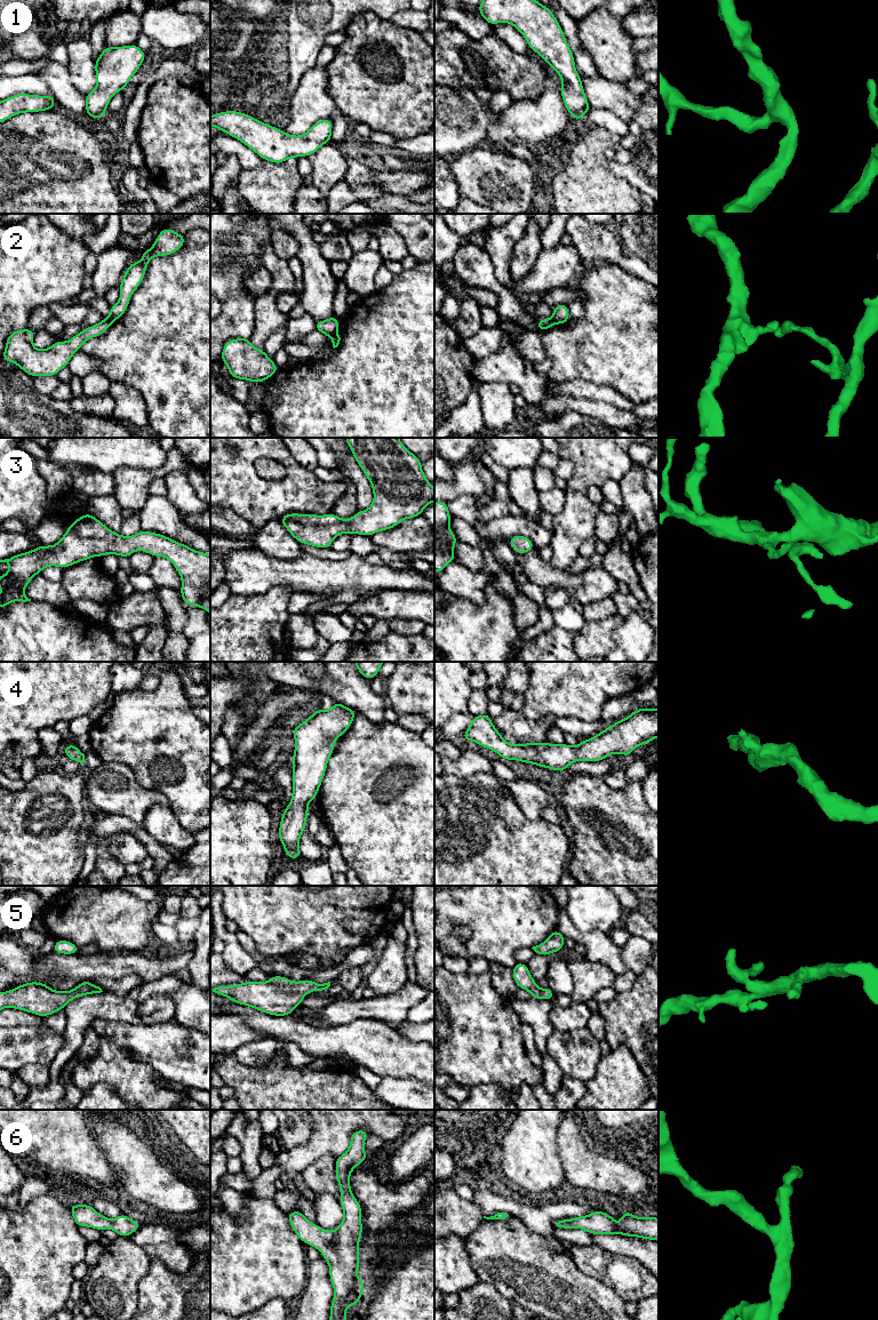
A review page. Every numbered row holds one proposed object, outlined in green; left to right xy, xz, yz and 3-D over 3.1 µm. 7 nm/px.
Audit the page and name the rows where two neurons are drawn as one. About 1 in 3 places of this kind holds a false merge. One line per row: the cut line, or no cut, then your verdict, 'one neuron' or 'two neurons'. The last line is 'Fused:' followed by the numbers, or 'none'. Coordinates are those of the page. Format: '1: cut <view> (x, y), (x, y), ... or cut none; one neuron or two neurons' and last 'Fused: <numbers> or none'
1: cut none; one neuron
2: cut xy (106, 318), (111, 322); two neurons
3: cut none; one neuron
4: cut none; one neuron
5: cut none; one neuron
6: cut none; one neuron
Fused: 2

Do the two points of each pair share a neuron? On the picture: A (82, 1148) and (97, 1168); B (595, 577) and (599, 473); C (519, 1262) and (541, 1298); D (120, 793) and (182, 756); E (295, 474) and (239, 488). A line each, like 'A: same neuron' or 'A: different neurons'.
A: same neuron
B: different neurons
C: same neuron
D: different neurons
E: same neuron

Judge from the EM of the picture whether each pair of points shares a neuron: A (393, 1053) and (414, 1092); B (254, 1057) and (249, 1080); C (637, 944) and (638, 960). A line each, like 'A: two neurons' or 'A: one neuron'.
A: two neurons
B: two neurons
C: one neuron

